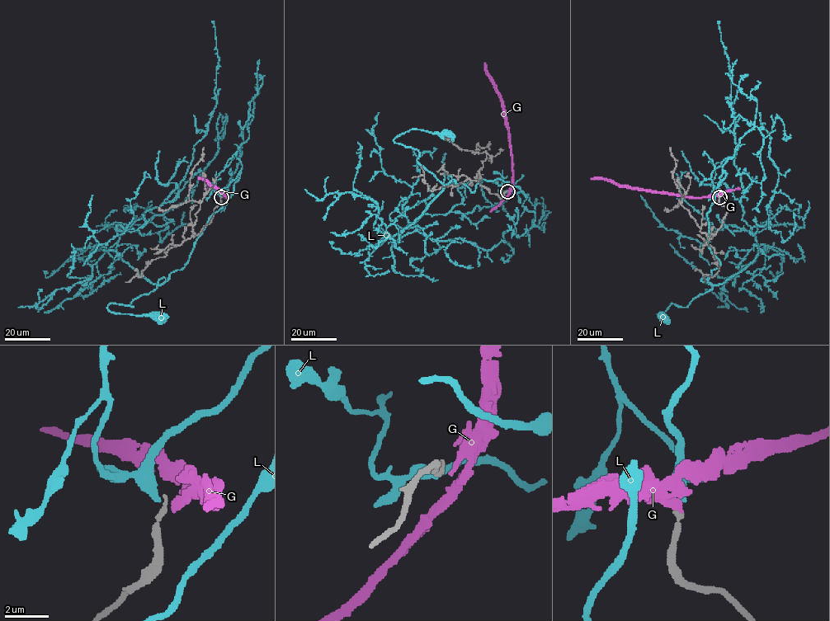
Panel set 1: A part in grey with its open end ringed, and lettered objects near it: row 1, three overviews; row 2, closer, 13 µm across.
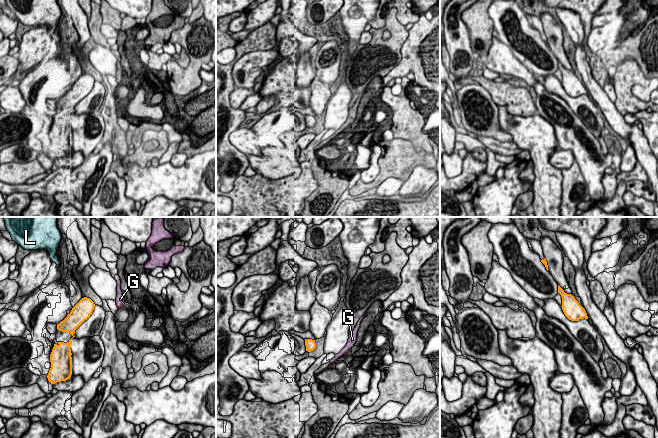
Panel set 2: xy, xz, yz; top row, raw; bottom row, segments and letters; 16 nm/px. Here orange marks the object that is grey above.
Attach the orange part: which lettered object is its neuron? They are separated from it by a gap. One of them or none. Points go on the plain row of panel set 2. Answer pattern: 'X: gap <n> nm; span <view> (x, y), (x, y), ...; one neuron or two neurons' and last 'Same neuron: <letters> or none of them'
G: gap 320 nm; span xz (315, 123), (330, 136); two neurons
L: gap 500 nm; span xy (82, 74), (61, 51); one neuron
Same neuron: L

